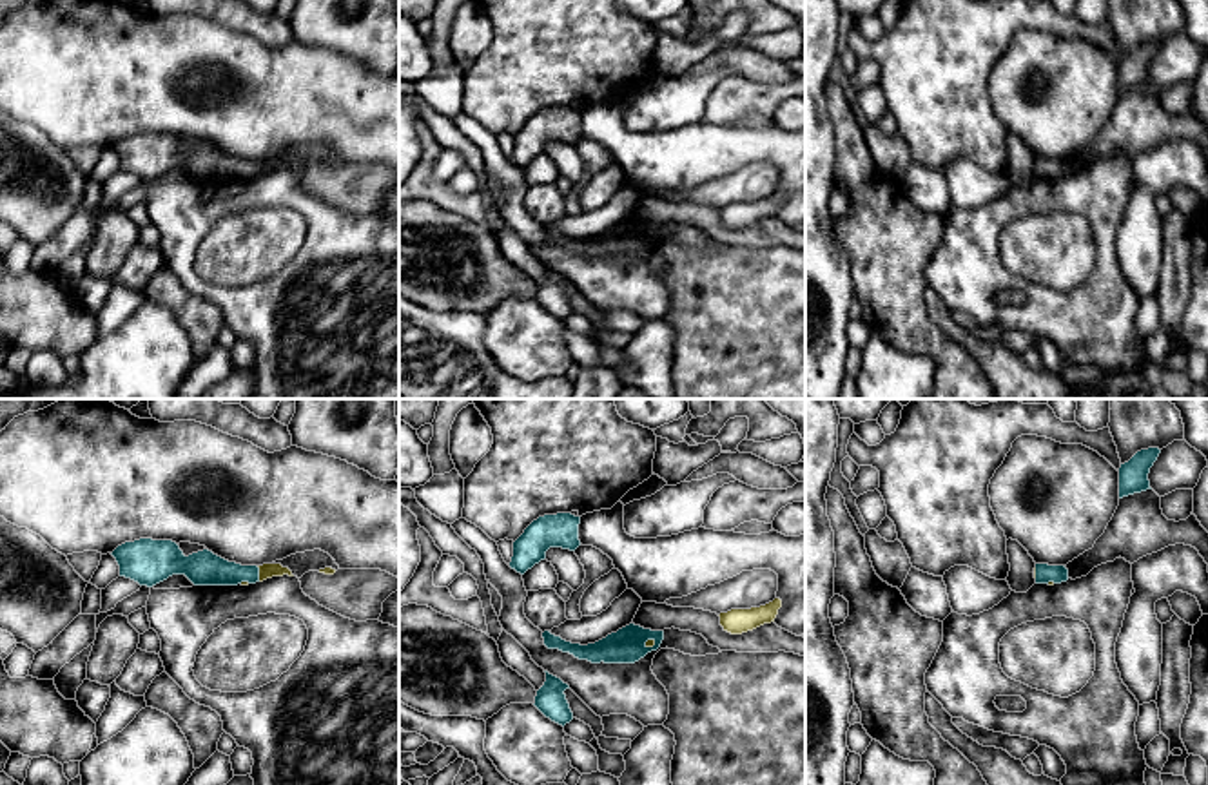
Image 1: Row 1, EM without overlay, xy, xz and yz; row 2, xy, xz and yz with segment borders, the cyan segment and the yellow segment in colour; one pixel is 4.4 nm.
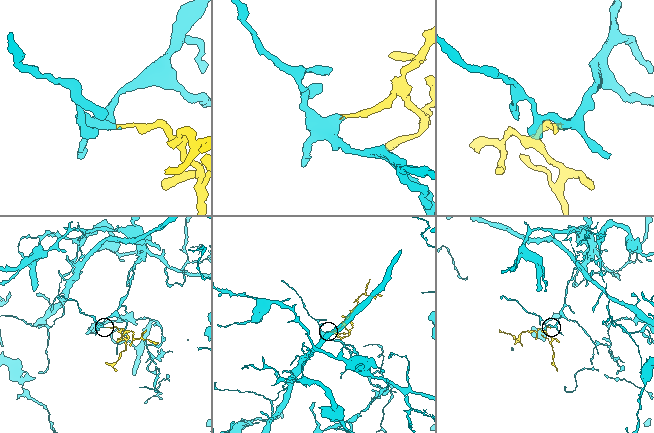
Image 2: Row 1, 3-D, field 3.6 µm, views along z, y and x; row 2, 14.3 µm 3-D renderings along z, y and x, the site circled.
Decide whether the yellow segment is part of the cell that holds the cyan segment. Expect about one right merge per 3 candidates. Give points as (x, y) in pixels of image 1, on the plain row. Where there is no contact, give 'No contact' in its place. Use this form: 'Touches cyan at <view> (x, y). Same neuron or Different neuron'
Touches cyan at xy (258, 167). Same neuron

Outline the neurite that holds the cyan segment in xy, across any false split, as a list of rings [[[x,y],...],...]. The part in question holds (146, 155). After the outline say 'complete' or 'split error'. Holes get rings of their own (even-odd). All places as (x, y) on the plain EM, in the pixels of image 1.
[[[140,132],[118,140],[111,149],[120,160],[120,170],[147,181],[172,169],[185,169],[194,179],[248,179],[272,170],[294,170],[281,158],[241,160],[209,143],[185,150],[172,134]]] | split error

